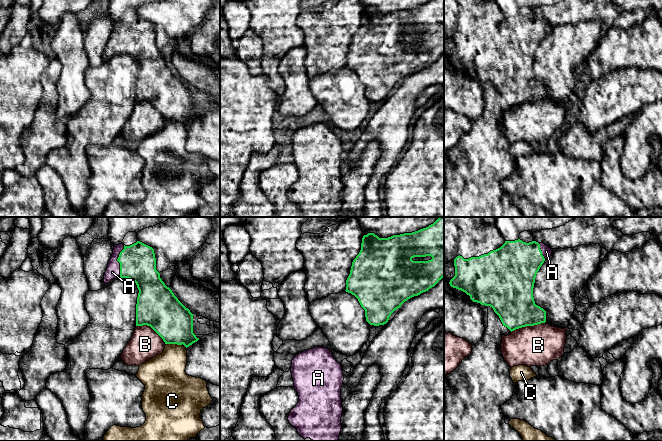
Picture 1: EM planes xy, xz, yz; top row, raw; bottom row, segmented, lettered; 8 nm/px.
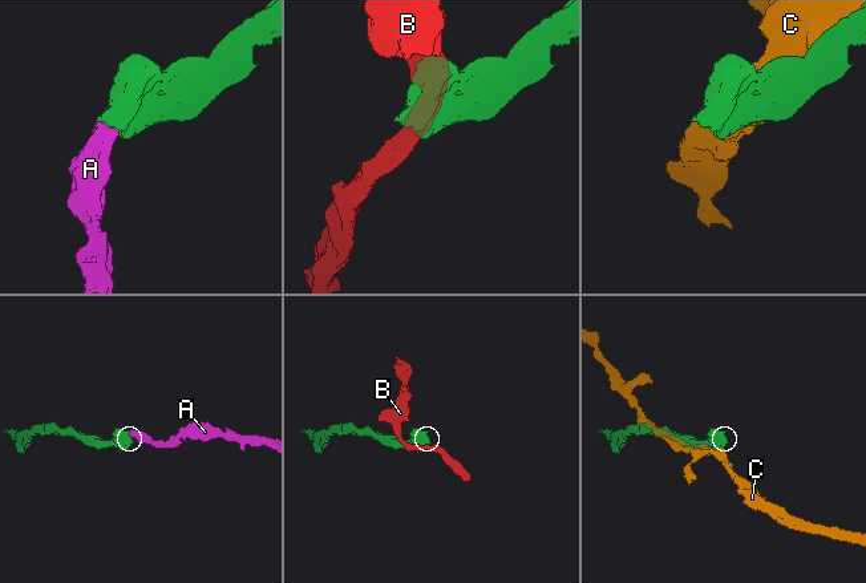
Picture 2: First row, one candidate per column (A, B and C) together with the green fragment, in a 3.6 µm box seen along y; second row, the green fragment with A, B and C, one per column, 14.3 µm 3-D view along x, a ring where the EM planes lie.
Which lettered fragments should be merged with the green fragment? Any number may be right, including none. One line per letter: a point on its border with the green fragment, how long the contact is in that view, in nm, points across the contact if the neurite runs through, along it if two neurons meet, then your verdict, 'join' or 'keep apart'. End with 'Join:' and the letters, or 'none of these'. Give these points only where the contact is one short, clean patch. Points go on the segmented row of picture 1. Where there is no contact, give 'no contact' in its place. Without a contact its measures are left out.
A: meets green in xy at (117, 260); contact 260 nm long; runs through xy (137, 262), (117, 260), (117, 267), (112, 272); join
B: meets green in yz at (527, 325); contact 280 nm long; keep apart
C: meets green in xy at (174, 343); contact 130 nm long; keep apart
Join: A

